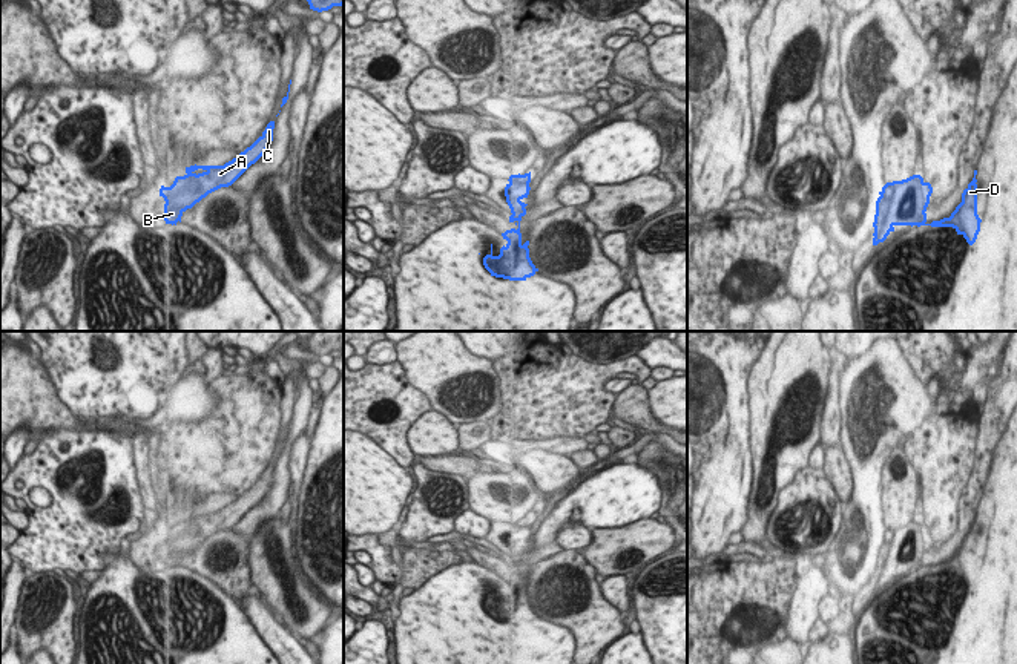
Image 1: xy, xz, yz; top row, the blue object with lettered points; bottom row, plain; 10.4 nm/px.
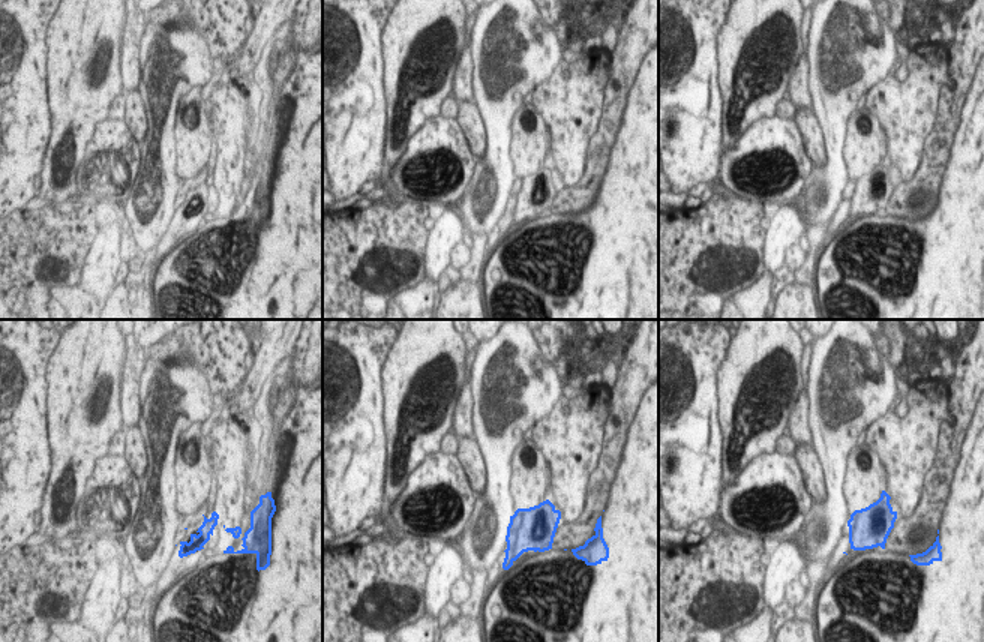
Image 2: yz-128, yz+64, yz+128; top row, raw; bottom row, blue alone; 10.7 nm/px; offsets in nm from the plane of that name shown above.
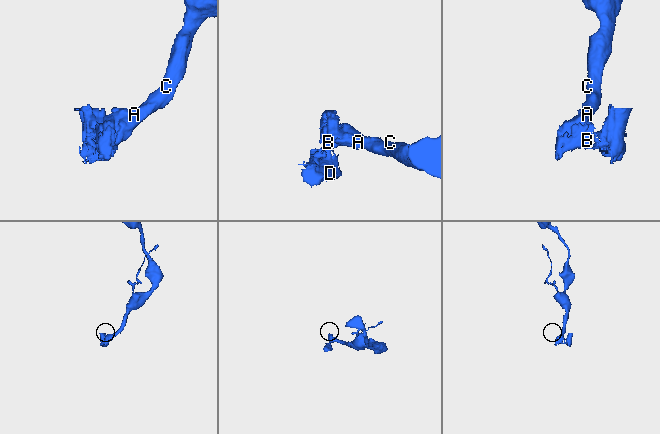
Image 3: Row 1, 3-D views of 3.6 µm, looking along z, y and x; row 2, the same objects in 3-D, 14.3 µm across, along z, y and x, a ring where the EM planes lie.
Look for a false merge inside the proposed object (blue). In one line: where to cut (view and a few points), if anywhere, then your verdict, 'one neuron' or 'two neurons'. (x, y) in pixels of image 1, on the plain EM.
cut yz (924, 566), (918, 569); two neurons

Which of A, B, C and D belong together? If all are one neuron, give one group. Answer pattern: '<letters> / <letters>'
A B C / D

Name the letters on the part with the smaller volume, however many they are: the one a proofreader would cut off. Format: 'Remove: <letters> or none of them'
Remove: D.

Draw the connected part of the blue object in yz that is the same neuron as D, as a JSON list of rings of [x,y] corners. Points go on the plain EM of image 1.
[[[974,514],[974,521],[968,528],[968,531],[962,537],[962,546],[956,551],[956,554],[951,557],[950,561],[943,561],[940,564],[933,564],[931,567],[919,567],[920,569],[931,569],[931,570],[953,570],[957,578],[962,578],[969,589],[973,589],[977,583],[977,578],[980,575],[980,566],[982,563],[977,558],[977,523],[976,523],[977,514]]]

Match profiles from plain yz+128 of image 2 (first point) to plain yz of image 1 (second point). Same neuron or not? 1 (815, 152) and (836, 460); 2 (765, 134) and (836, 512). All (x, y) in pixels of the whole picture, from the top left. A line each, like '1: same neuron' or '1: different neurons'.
1: same neuron
2: same neuron

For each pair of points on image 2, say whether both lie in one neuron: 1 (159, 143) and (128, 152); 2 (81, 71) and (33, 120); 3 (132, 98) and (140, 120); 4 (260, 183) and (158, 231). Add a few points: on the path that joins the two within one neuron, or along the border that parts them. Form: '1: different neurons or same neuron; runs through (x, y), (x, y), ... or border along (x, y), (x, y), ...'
1: different neurons; border along (140, 146), (141, 165), (147, 170)
2: different neurons; border along (45, 69), (50, 113), (48, 140)
3: same neuron; runs through (134, 104), (135, 114)
4: different neurons; border along (176, 228), (155, 240)

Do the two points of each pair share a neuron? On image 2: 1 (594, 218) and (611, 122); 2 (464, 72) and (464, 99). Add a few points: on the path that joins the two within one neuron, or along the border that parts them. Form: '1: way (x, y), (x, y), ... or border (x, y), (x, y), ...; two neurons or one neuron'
1: border (623, 111), (611, 146); two neurons
2: way (464, 78), (464, 93); one neuron

